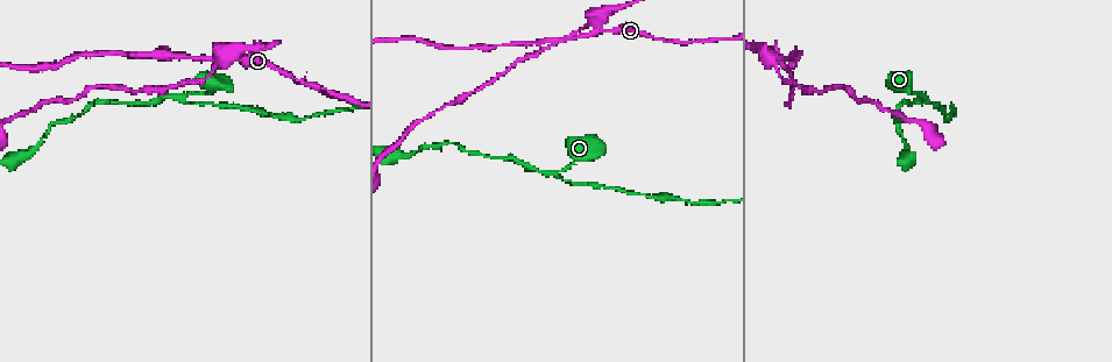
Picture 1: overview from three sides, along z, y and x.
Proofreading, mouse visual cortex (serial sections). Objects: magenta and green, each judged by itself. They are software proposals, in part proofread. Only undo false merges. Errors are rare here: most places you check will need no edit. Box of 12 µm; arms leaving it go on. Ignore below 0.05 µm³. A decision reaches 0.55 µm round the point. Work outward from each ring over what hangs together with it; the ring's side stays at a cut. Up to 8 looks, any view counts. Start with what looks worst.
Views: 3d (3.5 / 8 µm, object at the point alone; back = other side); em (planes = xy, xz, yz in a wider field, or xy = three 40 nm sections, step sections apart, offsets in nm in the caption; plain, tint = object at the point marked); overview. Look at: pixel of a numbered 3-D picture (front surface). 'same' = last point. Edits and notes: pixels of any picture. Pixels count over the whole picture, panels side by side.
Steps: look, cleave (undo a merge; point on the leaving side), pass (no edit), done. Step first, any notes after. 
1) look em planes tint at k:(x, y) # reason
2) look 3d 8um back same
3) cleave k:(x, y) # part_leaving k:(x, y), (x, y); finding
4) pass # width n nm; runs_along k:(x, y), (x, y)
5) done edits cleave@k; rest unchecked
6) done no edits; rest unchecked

look 3d 3.5um at 1:(783, 56) # abrupt turn

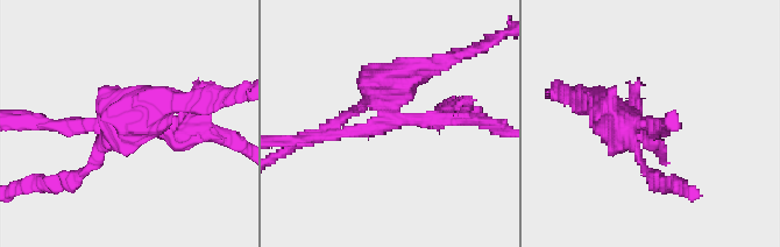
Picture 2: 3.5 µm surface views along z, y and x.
look em xy step 3 tint at 2:(649, 121)

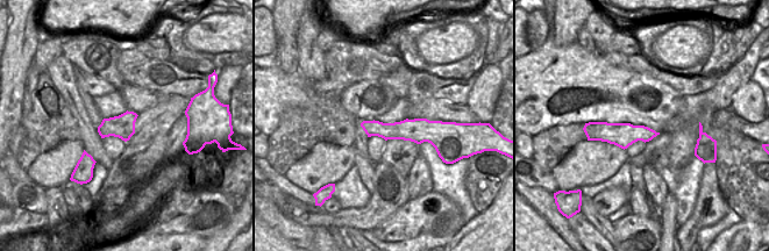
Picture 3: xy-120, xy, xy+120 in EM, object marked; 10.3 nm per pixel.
cleave 2:(120, 139) # part_leaving 2:(129, 124), (83, 170), (57, 181); two cells meet here

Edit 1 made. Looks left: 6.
look 3d 3.5um at 1:(556, 172) # sharp bend

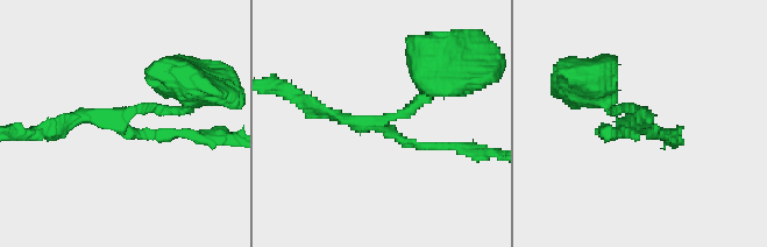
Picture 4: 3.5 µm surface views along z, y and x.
pass # arms 3; runs_along 4:(187, 105), (48, 129); continuous, no second cell

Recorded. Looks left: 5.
look 3d 3.5um at 1:(272, 114) # thin neck

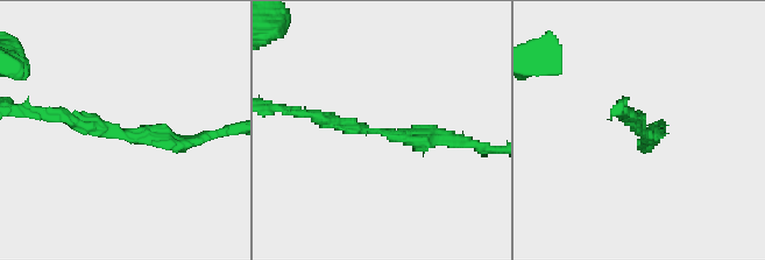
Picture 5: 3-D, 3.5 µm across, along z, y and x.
look em xy step 3 tint at 5:(118, 133)

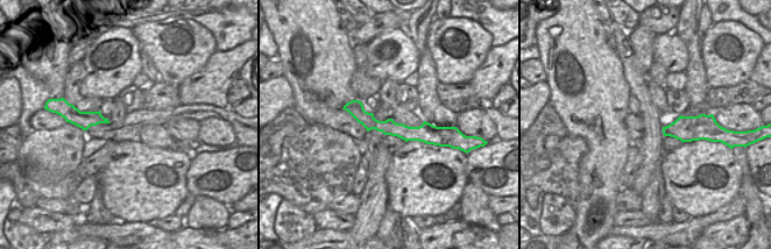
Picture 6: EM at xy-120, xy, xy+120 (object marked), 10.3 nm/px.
pass # arm_widths 150, 200 nm; one cell here

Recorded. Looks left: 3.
look 3d 3.5um at 1:(127, 57) # narrows sharply

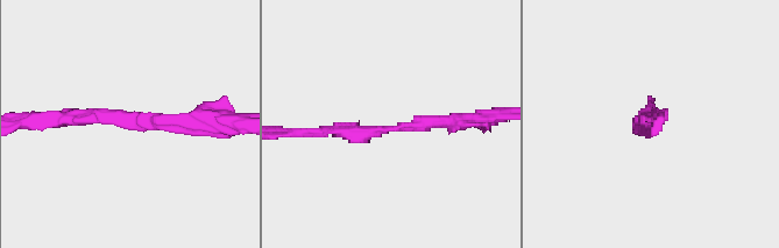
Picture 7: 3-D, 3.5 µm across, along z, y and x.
look em xy step 1 tint at 7:(128, 119) # now the EM

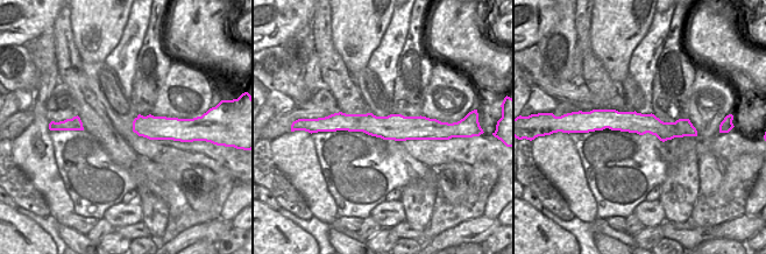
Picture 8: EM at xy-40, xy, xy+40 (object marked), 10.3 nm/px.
pass # arm_widths 200, 200 nm; runs_along 8:(333, 118), (433, 132); one cell here

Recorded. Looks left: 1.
done edits cleave@2; rest unchecked

